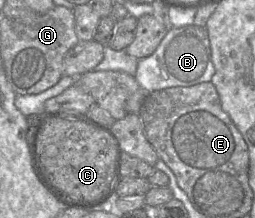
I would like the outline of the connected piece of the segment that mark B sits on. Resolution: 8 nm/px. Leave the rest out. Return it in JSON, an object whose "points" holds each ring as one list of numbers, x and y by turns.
{"points":[[192,24,169,28,156,50,150,56,138,60,134,77,141,89,152,92,175,86,193,86,209,82,214,74,215,67,211,59,206,27]]}

